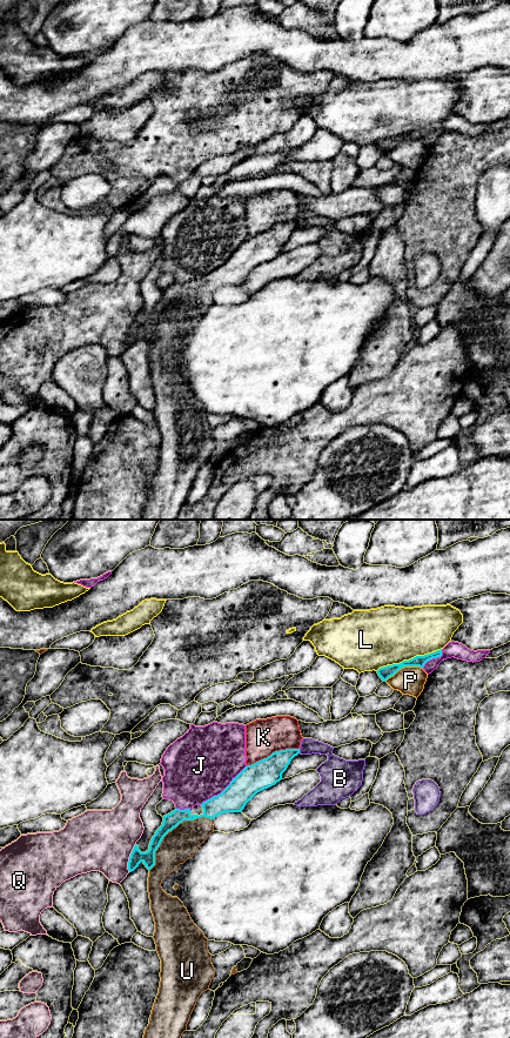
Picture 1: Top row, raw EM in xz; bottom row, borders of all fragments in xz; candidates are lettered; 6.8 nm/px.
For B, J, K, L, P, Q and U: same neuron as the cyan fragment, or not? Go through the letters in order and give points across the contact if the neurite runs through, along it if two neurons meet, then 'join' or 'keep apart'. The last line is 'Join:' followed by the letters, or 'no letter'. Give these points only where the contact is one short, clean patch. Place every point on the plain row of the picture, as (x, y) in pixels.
B: border xz (299, 222), (300, 226); keep apart
J: keep apart
K: keep apart
L: keep apart
P: keep apart
Q: keep apart
U: keep apart
Join: no letter

